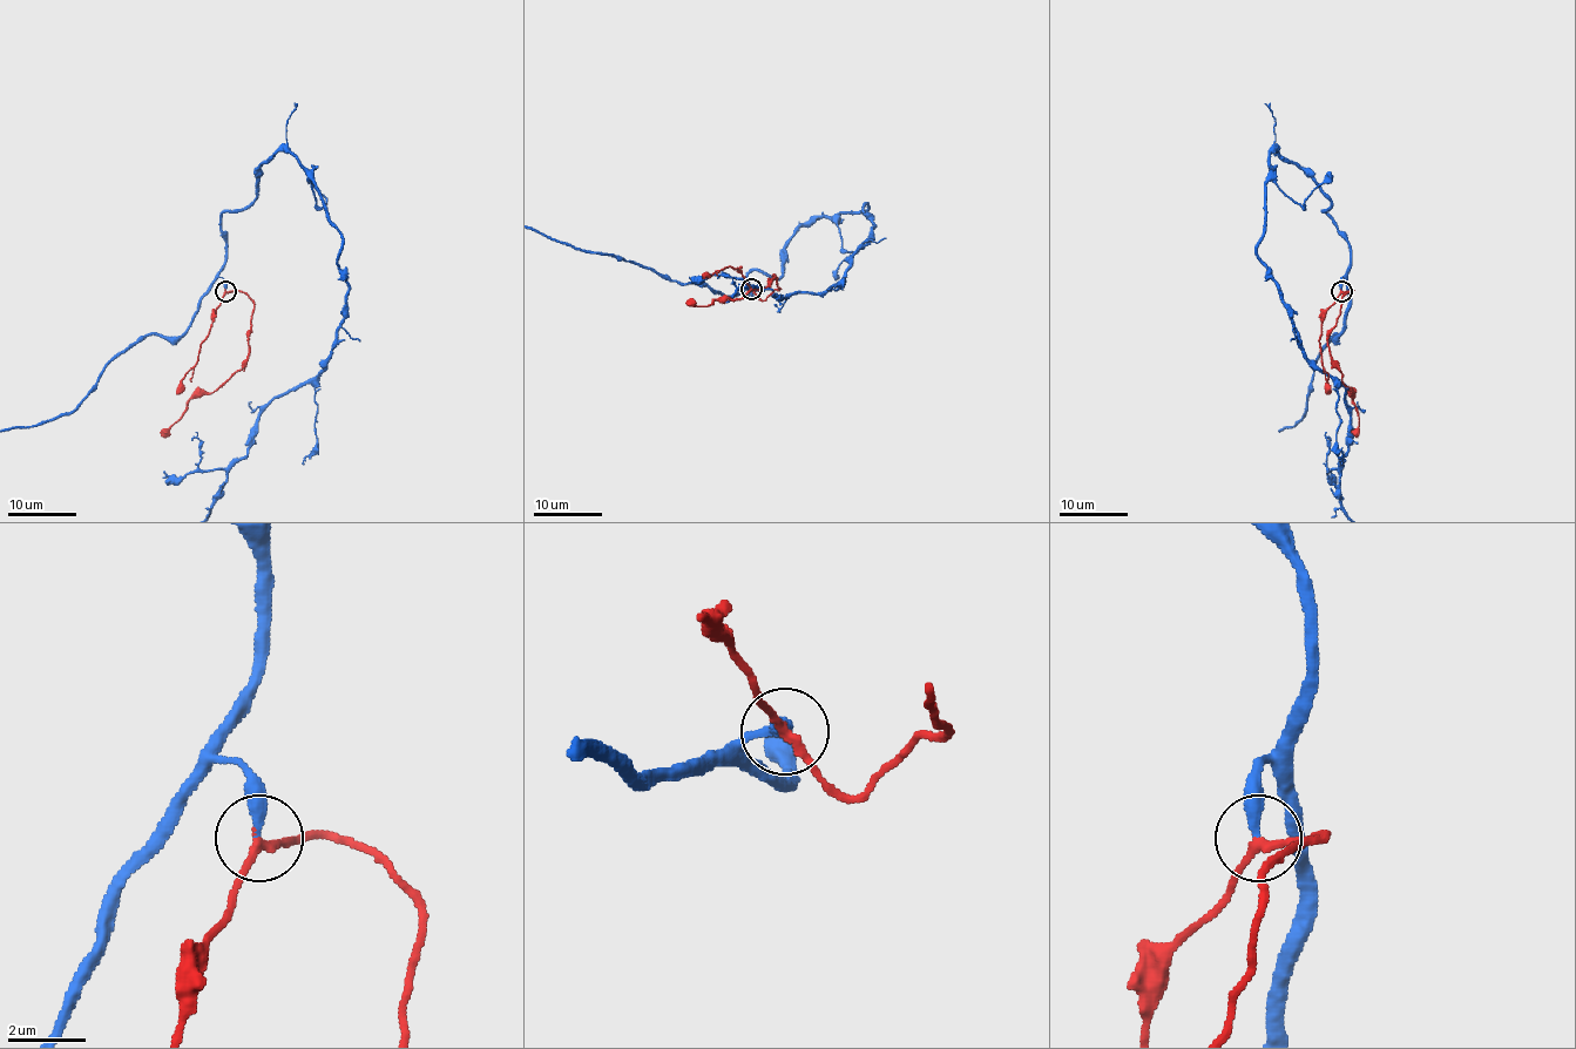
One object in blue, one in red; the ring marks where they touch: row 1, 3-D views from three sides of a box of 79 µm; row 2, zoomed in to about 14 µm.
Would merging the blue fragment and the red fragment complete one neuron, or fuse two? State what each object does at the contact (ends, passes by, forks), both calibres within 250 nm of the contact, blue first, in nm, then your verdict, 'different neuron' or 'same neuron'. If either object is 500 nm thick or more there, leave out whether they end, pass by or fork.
blue ends; red passes by; calibres 300 and 200 nm; same neuron

